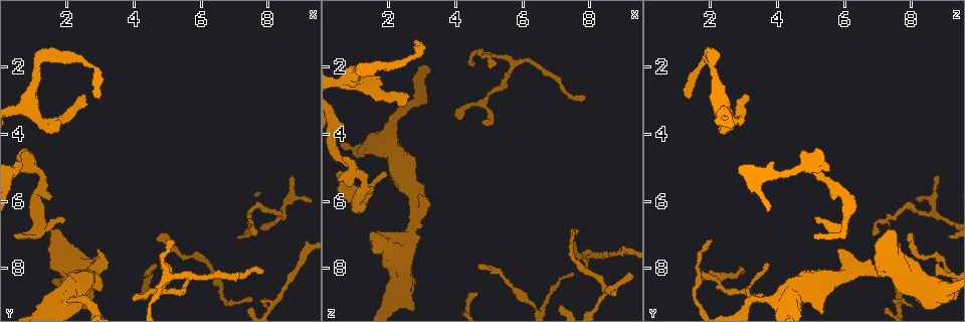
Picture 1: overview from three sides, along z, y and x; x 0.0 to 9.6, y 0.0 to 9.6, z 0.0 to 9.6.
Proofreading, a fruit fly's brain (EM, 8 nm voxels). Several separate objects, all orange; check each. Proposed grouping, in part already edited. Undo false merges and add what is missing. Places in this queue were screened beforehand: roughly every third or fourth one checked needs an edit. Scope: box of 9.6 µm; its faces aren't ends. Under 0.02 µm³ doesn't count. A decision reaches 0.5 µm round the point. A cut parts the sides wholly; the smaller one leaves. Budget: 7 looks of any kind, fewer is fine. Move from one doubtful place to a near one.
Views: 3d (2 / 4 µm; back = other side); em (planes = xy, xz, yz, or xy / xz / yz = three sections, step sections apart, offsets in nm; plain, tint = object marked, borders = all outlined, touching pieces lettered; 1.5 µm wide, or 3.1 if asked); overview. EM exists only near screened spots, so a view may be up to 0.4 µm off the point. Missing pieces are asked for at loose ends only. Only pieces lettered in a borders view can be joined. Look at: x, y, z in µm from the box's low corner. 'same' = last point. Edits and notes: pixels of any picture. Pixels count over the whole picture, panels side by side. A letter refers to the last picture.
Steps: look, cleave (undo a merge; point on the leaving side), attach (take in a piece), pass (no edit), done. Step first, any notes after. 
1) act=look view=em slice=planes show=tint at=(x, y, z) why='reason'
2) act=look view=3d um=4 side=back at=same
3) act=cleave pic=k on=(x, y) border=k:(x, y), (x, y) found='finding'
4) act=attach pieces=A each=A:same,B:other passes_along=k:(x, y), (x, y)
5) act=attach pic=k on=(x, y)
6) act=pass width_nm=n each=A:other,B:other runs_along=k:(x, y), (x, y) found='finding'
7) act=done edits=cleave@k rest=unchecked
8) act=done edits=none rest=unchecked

act=look view=3d um=2 at=(8.70, 5.30, 8.75) why='tapers out'

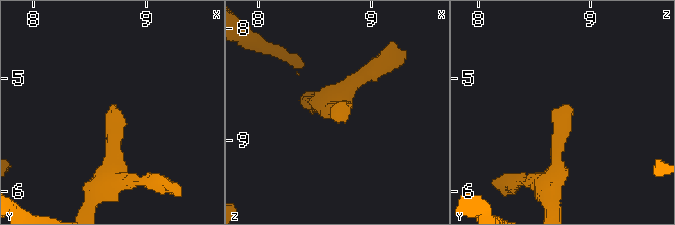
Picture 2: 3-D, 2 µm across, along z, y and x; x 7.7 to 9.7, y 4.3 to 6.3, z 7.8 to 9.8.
act=look view=em slice=yz step=8 show=tint at=(8.66, 5.28, 8.70) why='now the EM'

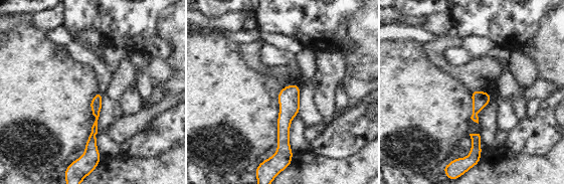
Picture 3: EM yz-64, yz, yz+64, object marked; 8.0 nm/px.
act=look view=em slice=planes show=borders at=same

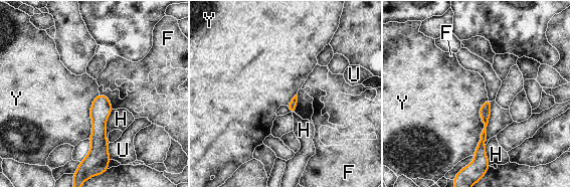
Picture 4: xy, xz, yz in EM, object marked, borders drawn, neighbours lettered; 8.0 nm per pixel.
act=pass longest_contact=Y:480nm each=F:other,H:other,U:other,Y:other found='none of them fits'

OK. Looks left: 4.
act=look view=em slice=planes show=borders at=(4.65, 7.10, 7.95) why='thin end'

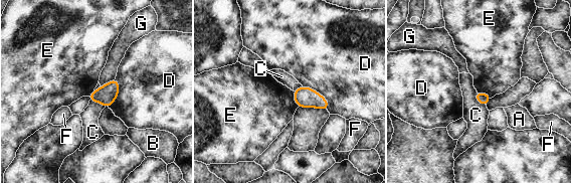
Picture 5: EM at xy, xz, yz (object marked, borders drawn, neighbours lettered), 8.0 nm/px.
act=pass each=A:other,B:other,C:other,D:other,E:other,F:other,G:other border=5:(292, 90), (294, 101), (298, 107) found='none of them fits'

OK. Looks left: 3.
act=look view=3d um=4 side=back at=(2.90, 7.50, 5.85) why='free end'

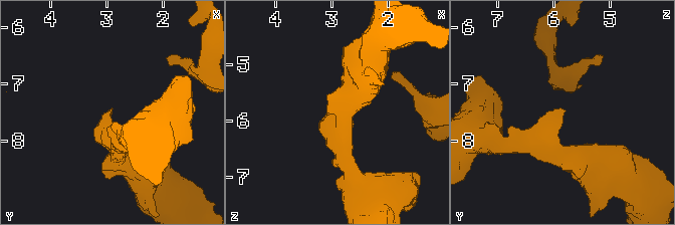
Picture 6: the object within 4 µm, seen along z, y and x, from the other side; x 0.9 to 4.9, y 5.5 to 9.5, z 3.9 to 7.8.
act=look view=em slice=xy step=8 show=tint at=(2.95, 7.50, 5.80) why='need the tissue'

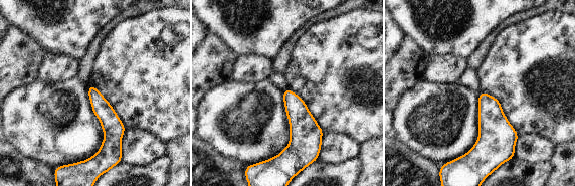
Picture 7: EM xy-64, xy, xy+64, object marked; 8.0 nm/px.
act=look view=em slice=planes show=borders at=same why='another direction'

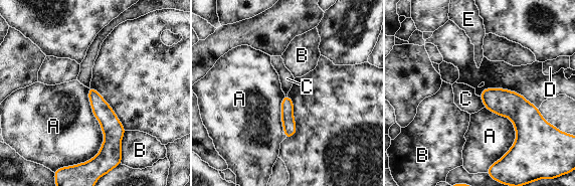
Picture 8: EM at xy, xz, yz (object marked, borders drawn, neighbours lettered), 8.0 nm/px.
act=pass longest_contact=A:600nm each=A:other,B:other,C:other,D:other,E:other runs_along=8:(90, 89), (109, 120), (105, 151) found='none of them fits'

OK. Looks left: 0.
act=done edits=none rest=unchecked

